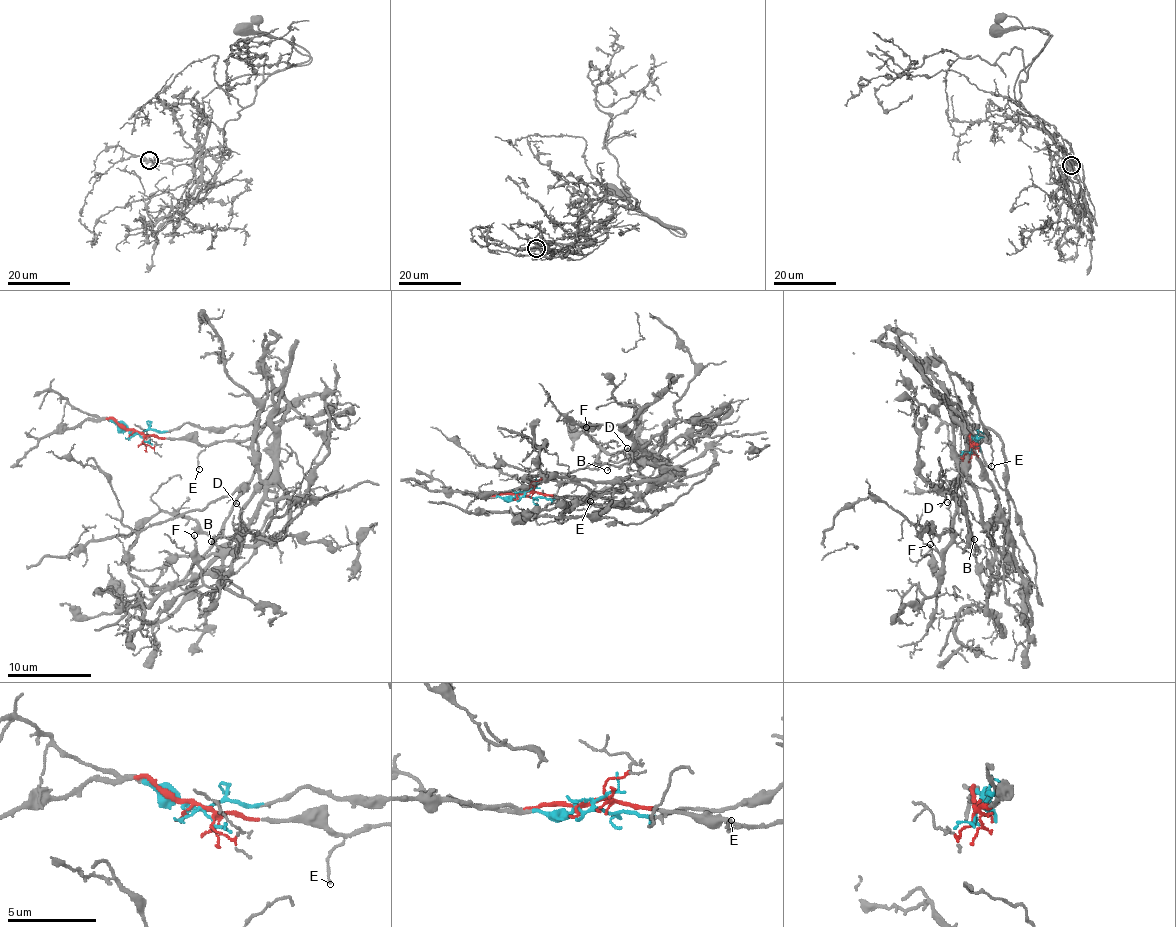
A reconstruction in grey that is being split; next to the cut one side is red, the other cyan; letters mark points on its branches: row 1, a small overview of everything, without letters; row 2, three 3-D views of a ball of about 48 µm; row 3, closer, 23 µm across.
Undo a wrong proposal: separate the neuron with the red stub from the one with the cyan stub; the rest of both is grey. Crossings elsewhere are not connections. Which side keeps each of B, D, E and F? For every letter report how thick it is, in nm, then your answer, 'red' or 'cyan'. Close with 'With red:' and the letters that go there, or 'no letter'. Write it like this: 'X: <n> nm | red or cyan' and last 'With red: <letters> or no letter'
B: 80 nm | cyan
D: 110 nm | cyan
E: 120 nm | red
F: 120 nm | cyan
With red: E

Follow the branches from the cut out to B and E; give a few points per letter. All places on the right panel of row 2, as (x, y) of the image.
B: (972, 445), (980, 434), (978, 424), (956, 419), (953, 459), (960, 476), (952, 531), (964, 542), (975, 538)
E: (972, 443), (976, 445), (984, 440), (991, 445), (990, 466)

